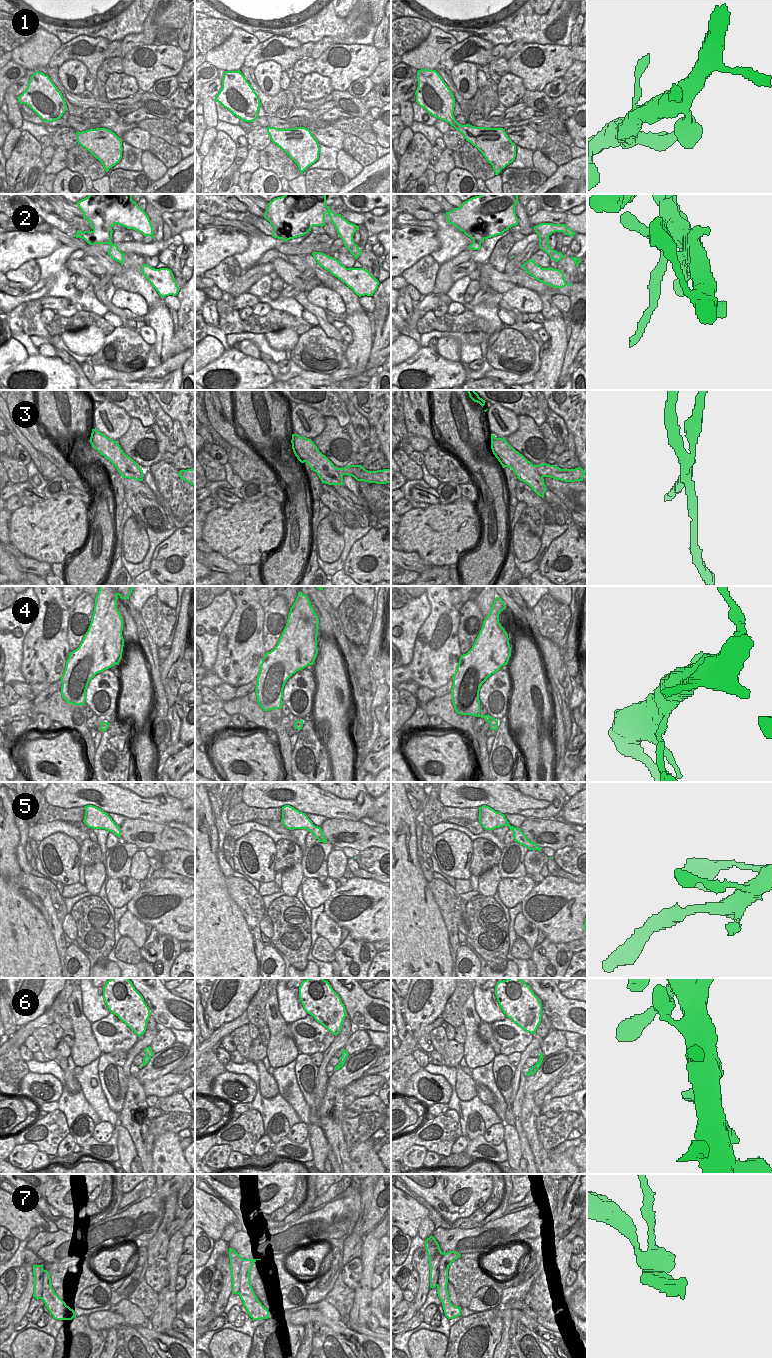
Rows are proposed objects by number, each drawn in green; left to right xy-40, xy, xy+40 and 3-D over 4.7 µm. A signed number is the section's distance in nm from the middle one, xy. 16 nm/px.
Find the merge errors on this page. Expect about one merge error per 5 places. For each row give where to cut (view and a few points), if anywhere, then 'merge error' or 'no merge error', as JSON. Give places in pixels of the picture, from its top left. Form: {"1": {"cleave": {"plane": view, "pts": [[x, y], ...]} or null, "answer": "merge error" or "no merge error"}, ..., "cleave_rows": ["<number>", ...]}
{"1": {"cleave": null, "answer": "no merge error"}, "2": {"cleave": {"plane": "xy", "pts": [[352, 237], [349, 237], [344, 242]]}, "answer": "merge error"}, "3": {"cleave": {"plane": "xy+40", "pts": [[534, 465], [542, 477]]}, "answer": "merge error"}, "4": {"cleave": null, "answer": "no merge error"}, "5": {"cleave": null, "answer": "no merge error"}, "6": {"cleave": null, "answer": "no merge error"}, "7": {"cleave": {"plane": "xy", "pts": [[244, 1259], [241, 1264], [241, 1284], [238, 1293]]}, "answer": "merge error"}, "cleave_rows": ["2", "3", "7"]}

